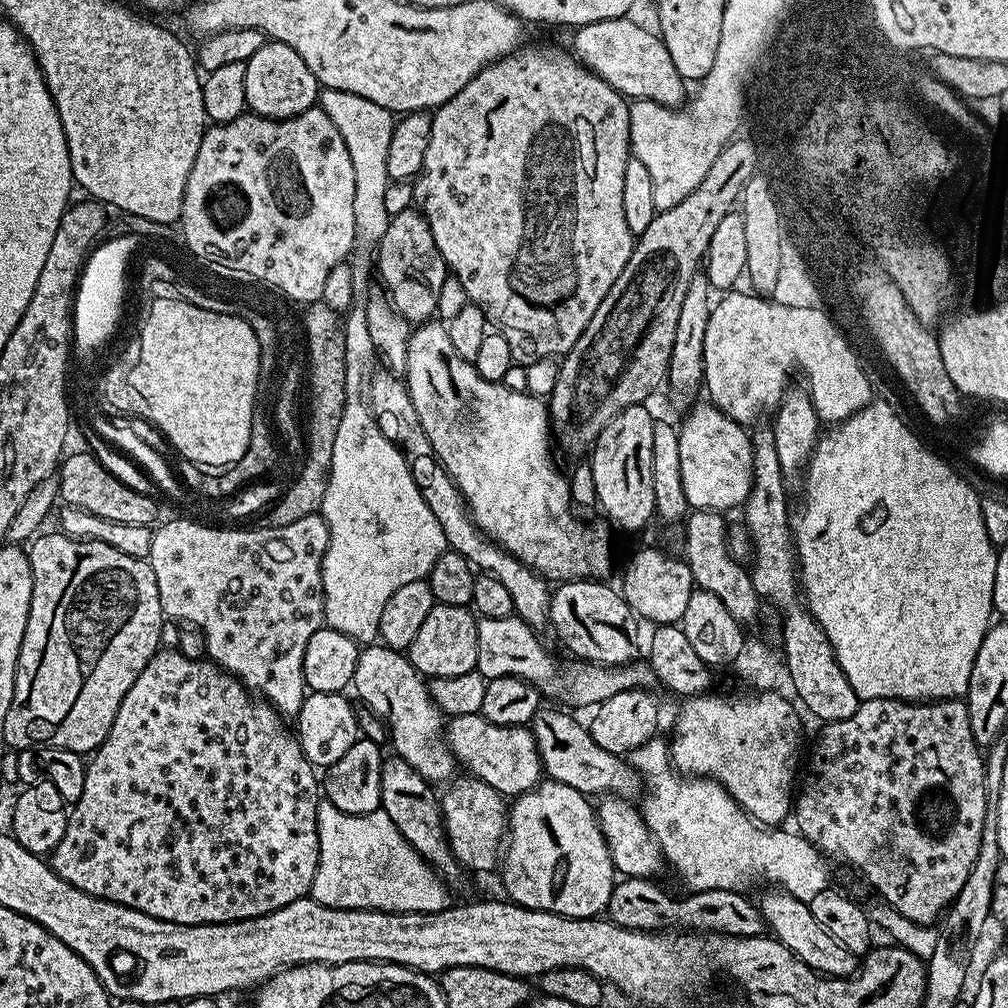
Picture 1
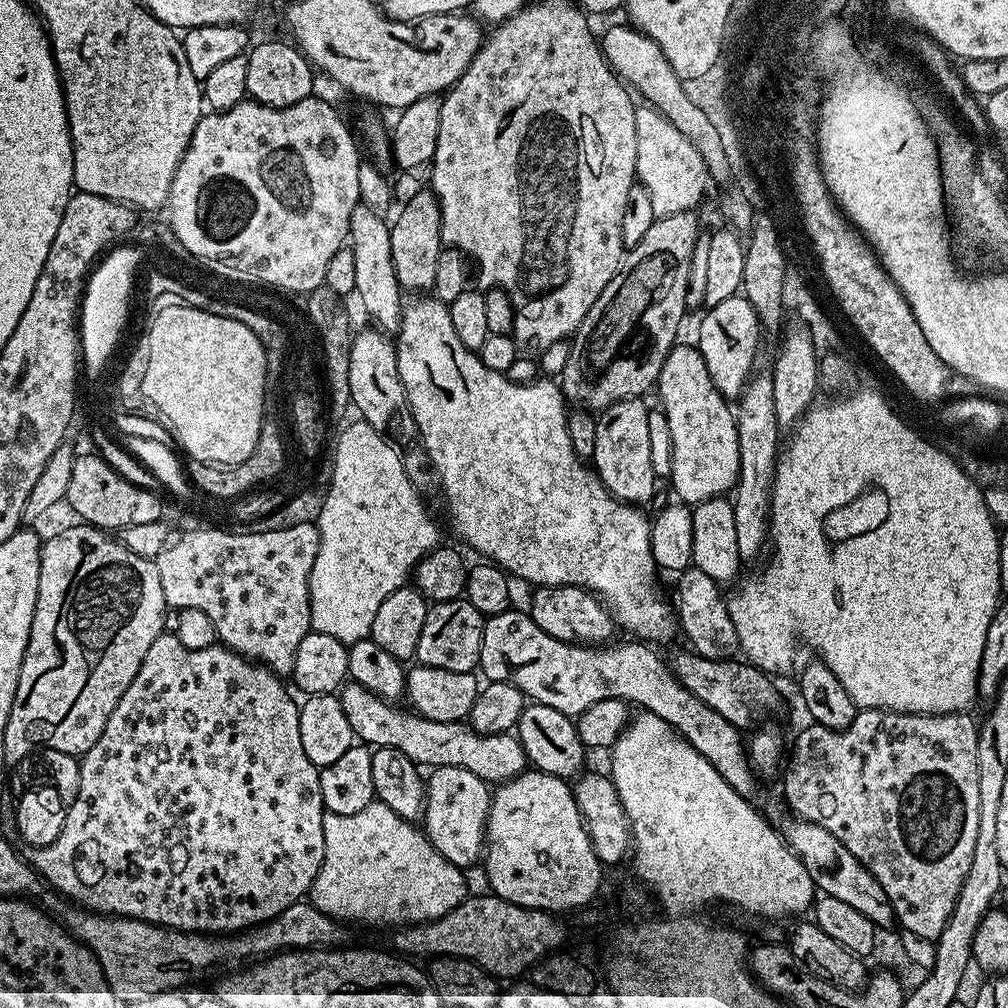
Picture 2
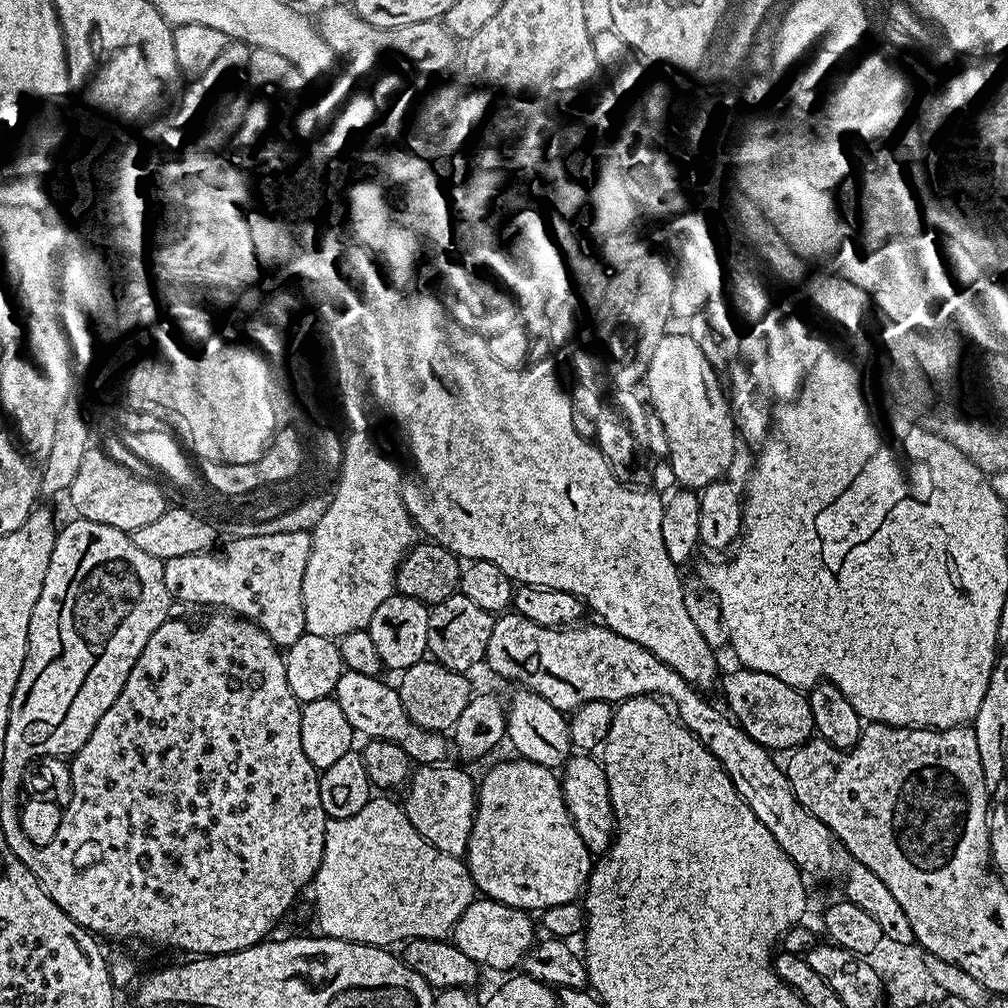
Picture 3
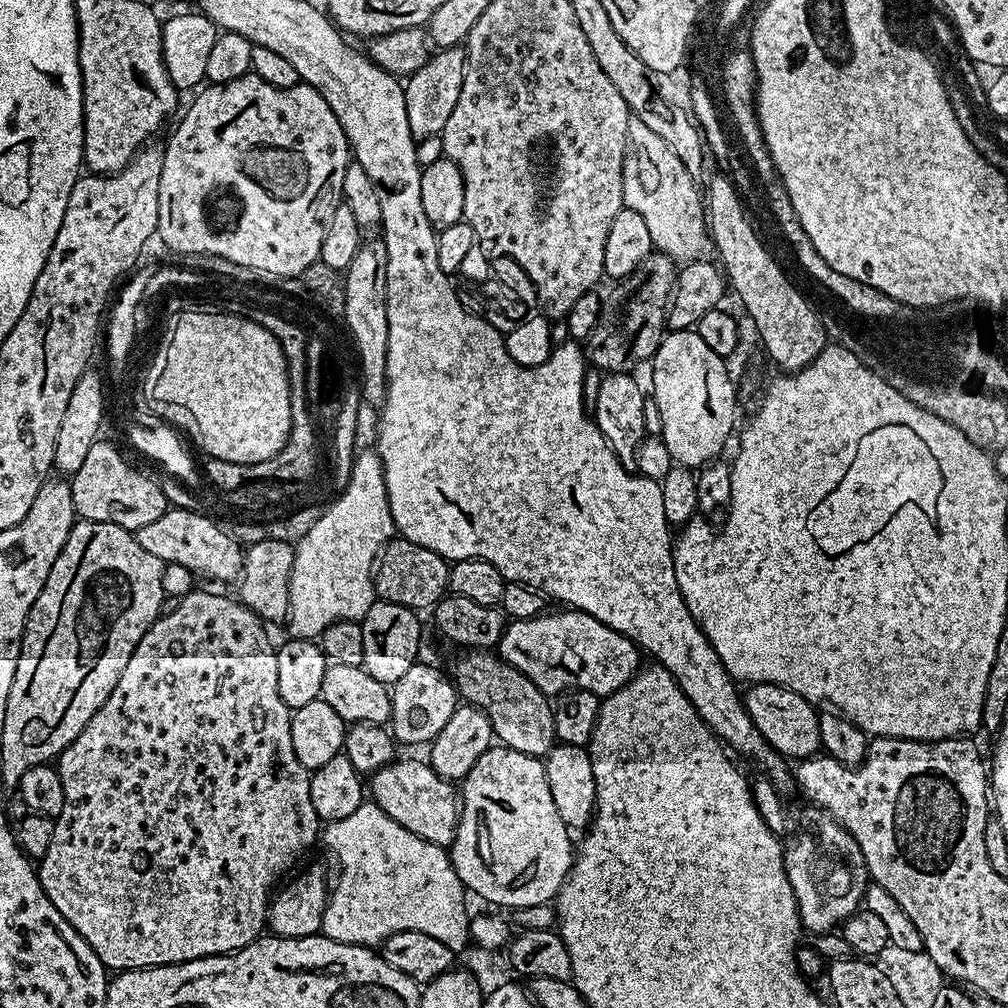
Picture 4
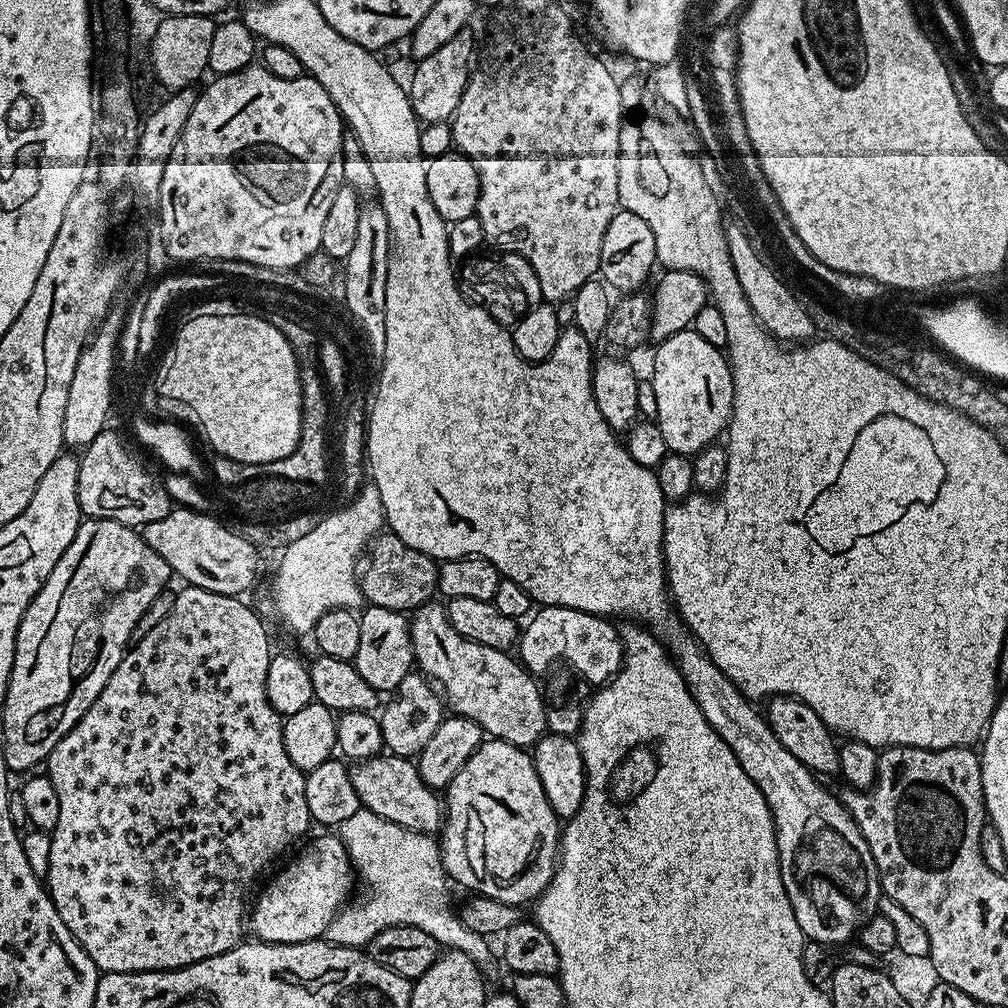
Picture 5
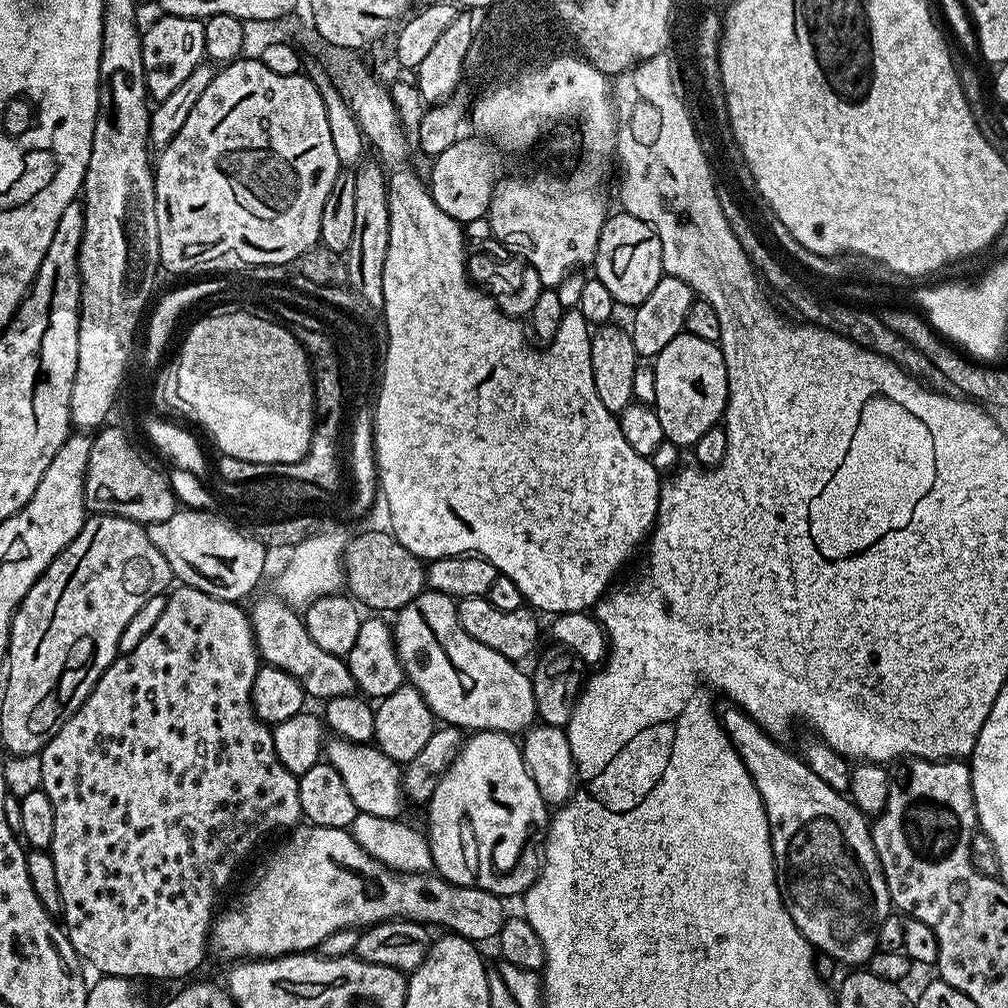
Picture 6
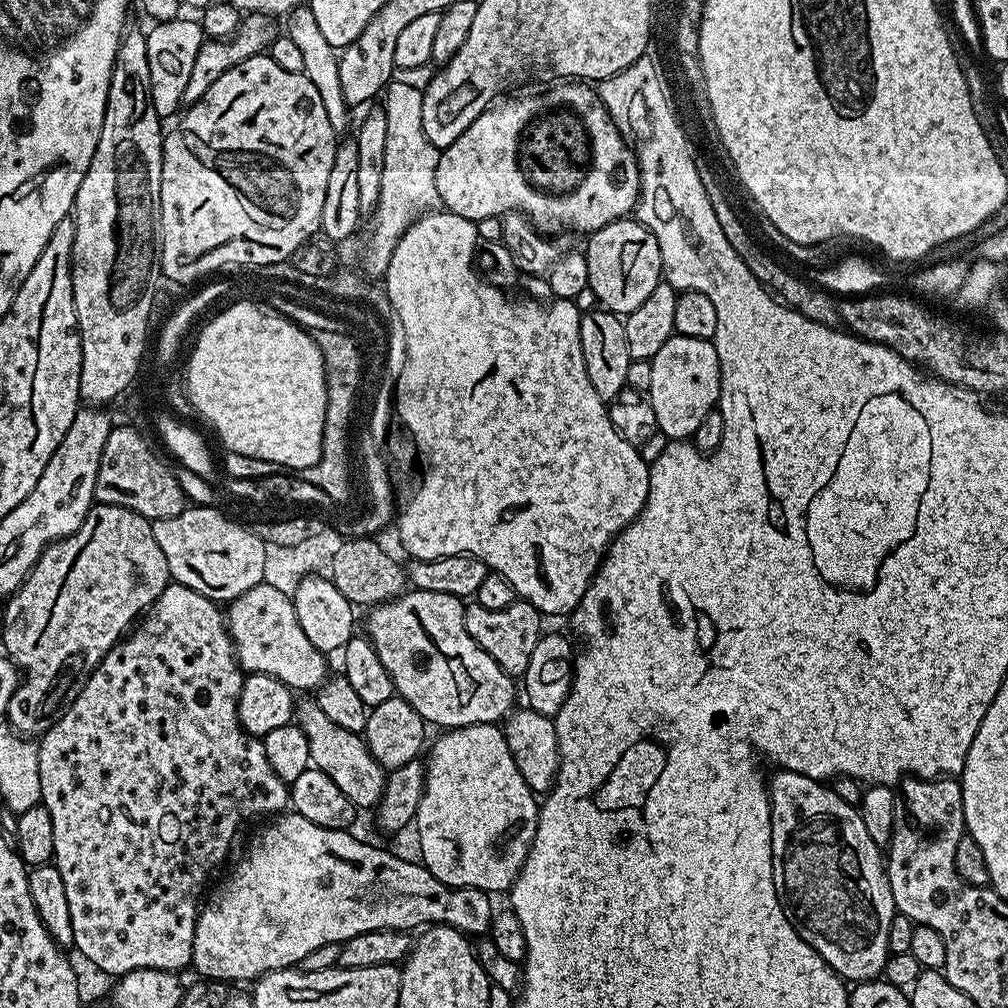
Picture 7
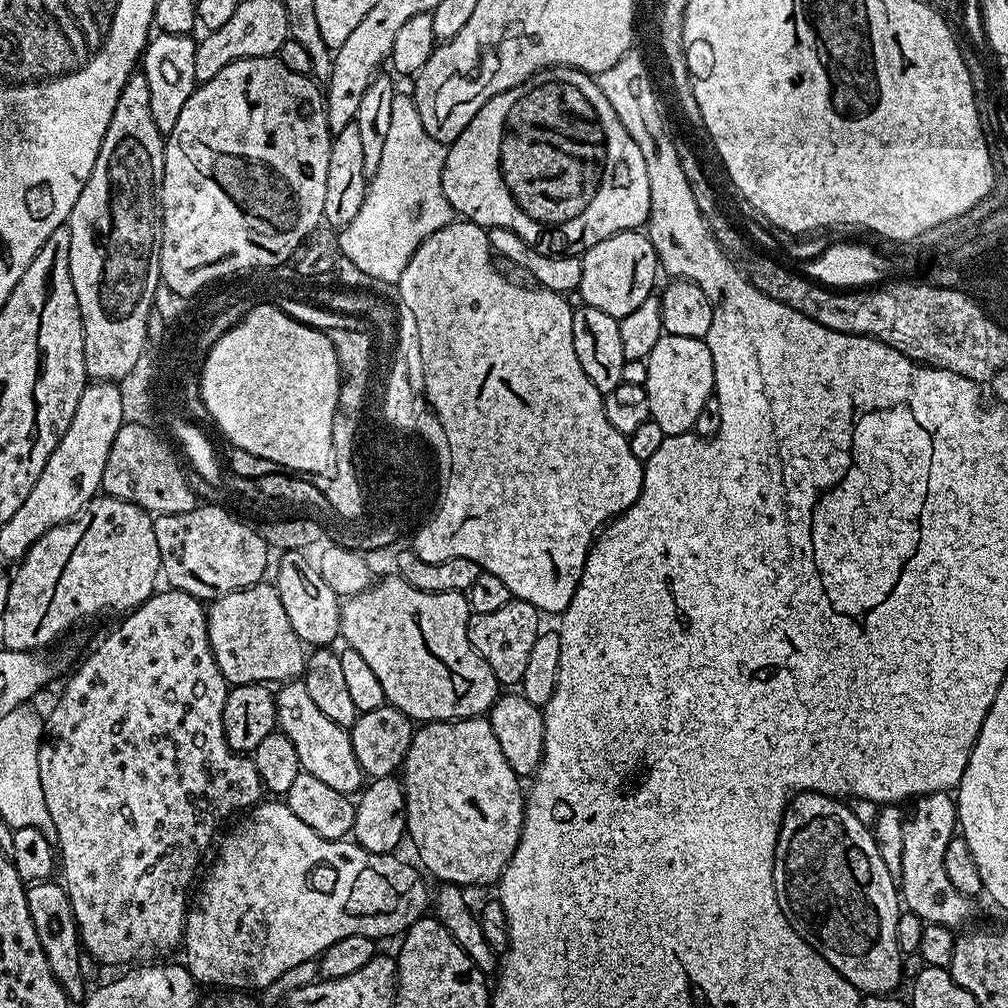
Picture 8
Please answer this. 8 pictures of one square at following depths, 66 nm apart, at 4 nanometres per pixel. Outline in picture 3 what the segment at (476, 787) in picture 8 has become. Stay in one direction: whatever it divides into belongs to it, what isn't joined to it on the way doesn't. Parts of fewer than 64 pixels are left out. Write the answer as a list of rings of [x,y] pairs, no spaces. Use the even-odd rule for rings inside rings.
[[[511,758],[496,764],[479,781],[476,790],[476,817],[470,830],[466,853],[468,872],[477,889],[487,899],[515,908],[543,910],[550,906],[571,904],[583,893],[592,872],[593,853],[574,830],[560,789],[560,776],[553,769],[523,758]]]

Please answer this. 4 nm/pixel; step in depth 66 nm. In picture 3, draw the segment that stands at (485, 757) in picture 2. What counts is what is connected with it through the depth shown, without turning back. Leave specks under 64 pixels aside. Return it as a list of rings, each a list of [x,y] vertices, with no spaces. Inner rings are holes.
[[[345,671],[338,678],[334,698],[338,706],[342,708],[342,714],[346,714],[346,722],[350,722],[353,733],[364,735],[368,740],[389,740],[402,750],[406,750],[409,761],[417,765],[439,765],[440,760],[447,752],[450,752],[450,744],[441,733],[425,732],[417,727],[406,714],[400,702],[399,691],[388,684],[383,684],[380,676],[370,674],[358,674]]]

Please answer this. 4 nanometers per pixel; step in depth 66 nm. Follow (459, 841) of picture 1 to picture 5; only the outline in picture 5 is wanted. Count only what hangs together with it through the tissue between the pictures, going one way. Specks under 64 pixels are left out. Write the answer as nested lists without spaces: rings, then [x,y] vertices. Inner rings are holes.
[[[381,754],[353,763],[350,768],[354,790],[361,805],[374,814],[415,832],[436,834],[444,822],[444,804],[435,791],[422,782],[415,763],[406,756]]]

